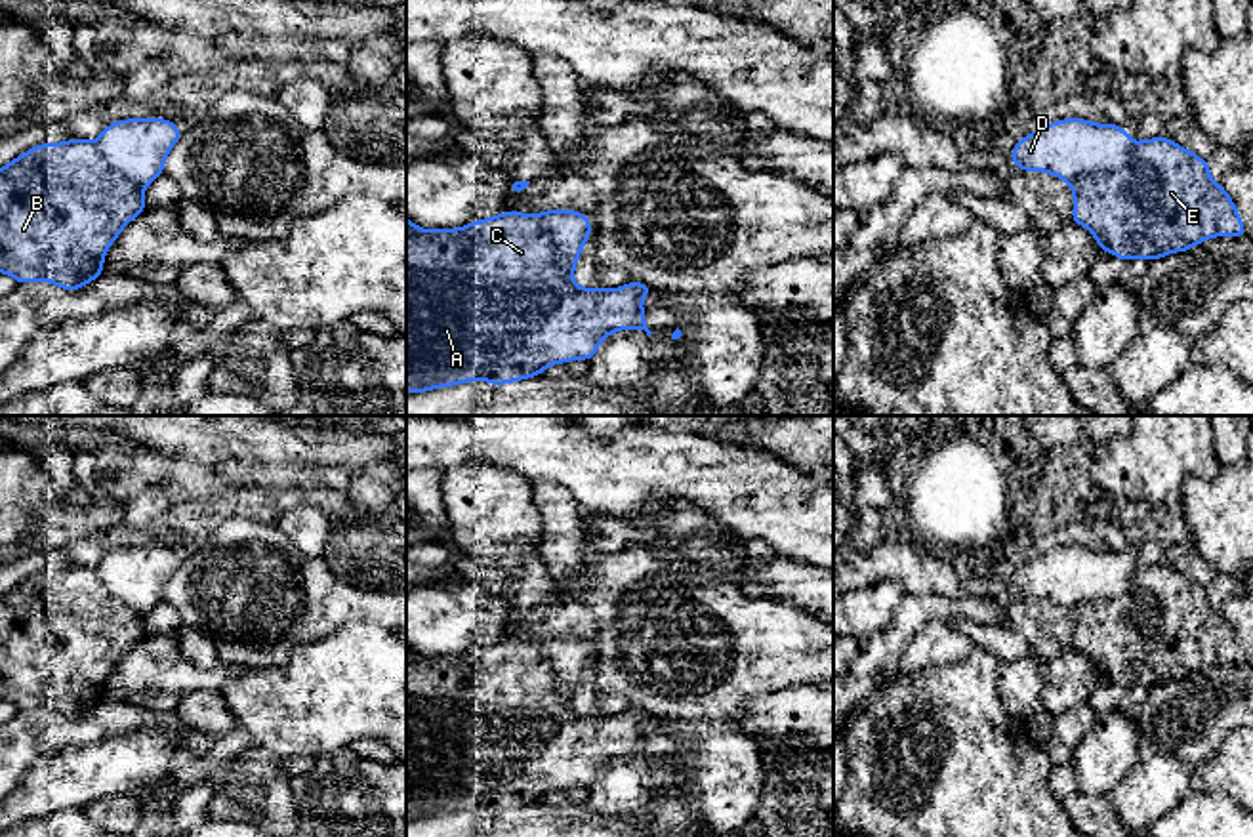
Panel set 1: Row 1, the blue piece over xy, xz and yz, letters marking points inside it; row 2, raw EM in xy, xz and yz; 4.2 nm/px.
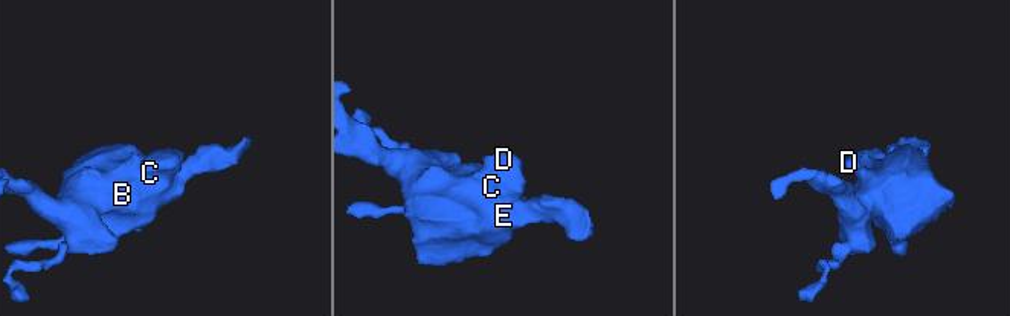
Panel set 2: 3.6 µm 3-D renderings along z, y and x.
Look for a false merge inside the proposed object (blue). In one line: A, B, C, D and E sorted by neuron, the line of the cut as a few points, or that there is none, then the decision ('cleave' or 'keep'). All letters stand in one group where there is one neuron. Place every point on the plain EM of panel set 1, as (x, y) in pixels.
A B C E / D; cut in yz along (1135, 572), (1120, 595), (1089, 599), (1070, 611); cleave

